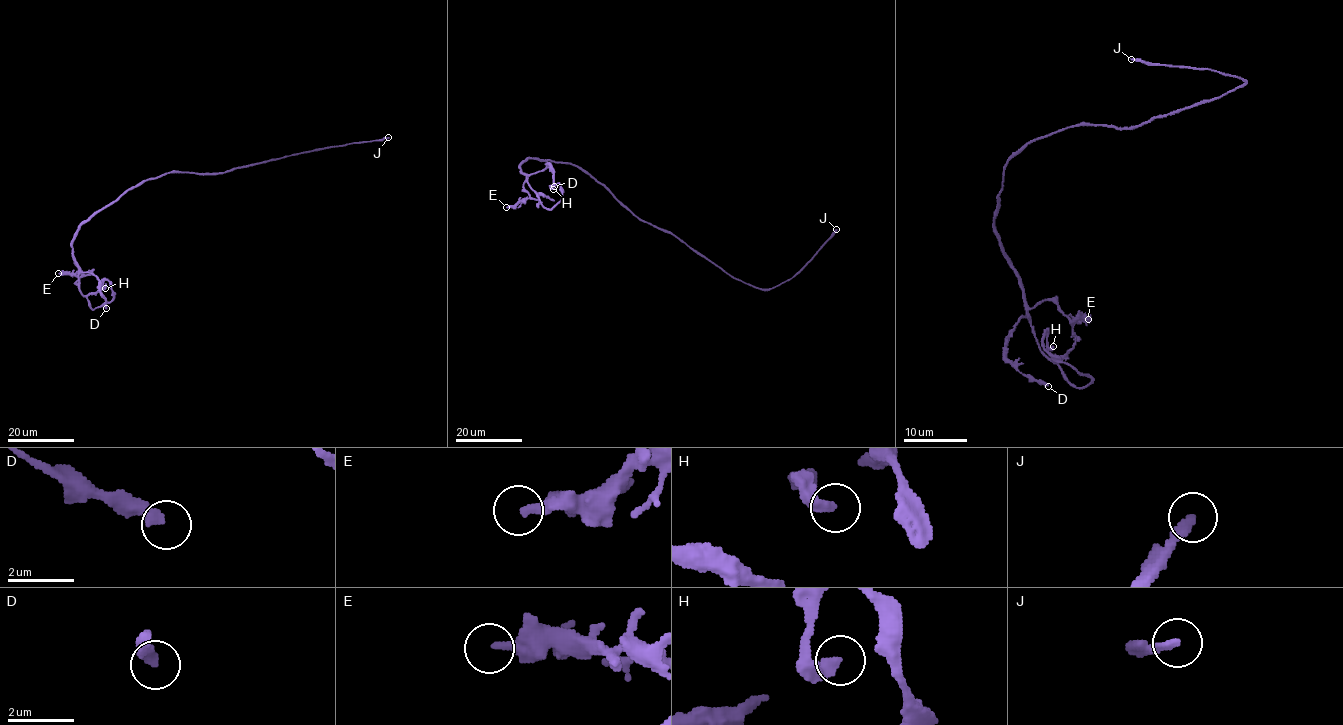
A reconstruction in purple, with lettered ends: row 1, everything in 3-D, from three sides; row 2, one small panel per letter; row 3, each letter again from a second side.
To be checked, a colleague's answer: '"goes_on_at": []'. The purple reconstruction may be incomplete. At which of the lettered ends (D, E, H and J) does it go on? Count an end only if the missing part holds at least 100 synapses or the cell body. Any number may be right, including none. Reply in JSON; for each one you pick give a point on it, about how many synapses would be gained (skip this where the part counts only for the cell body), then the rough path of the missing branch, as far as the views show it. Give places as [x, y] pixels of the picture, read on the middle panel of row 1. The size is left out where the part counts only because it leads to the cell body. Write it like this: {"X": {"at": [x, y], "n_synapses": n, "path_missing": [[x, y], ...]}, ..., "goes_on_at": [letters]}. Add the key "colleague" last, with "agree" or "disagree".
{"J": {"at": [836, 229], "n_synapses": 150}, "goes_on_at": ["J"], "colleague": "disagree"}

